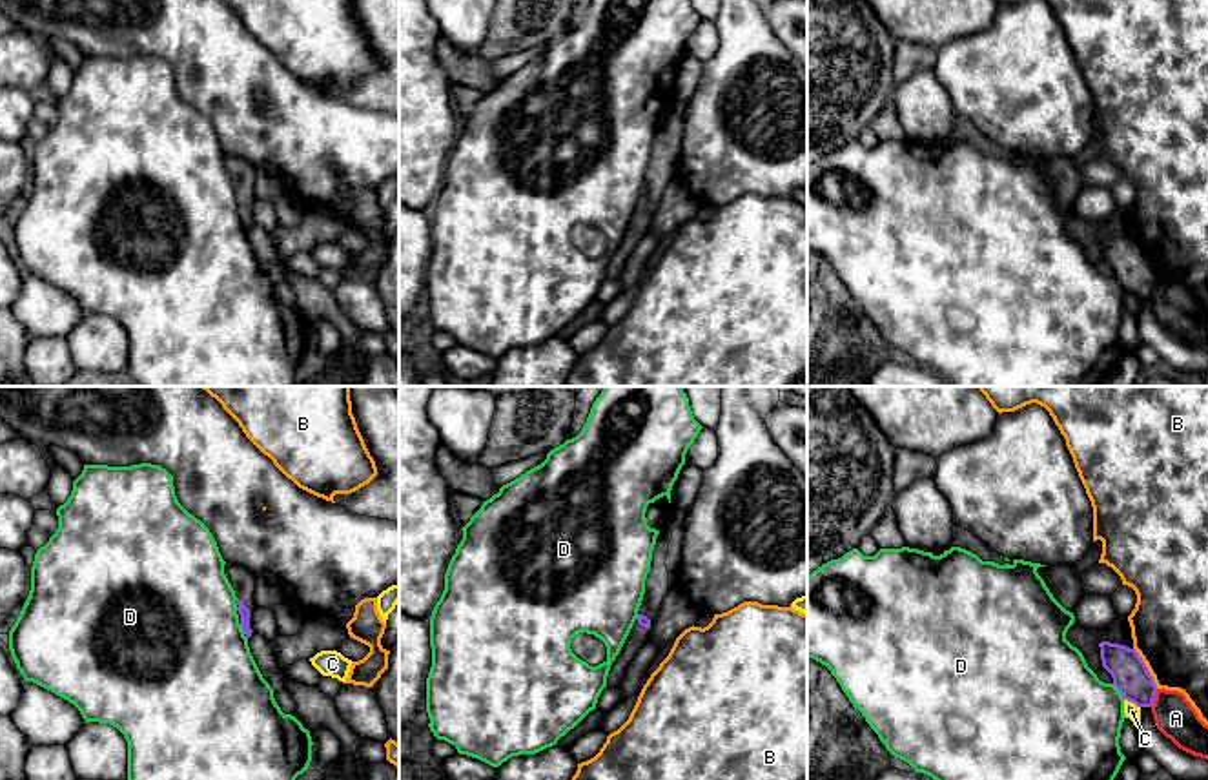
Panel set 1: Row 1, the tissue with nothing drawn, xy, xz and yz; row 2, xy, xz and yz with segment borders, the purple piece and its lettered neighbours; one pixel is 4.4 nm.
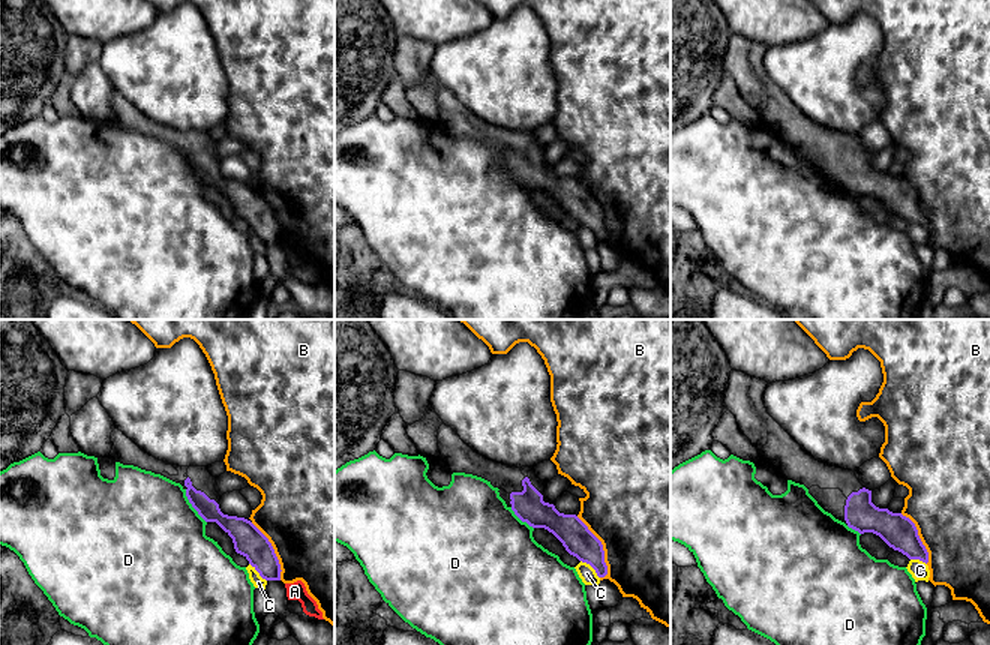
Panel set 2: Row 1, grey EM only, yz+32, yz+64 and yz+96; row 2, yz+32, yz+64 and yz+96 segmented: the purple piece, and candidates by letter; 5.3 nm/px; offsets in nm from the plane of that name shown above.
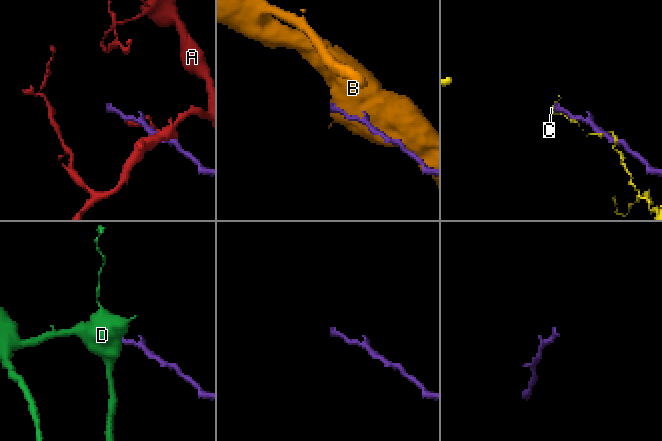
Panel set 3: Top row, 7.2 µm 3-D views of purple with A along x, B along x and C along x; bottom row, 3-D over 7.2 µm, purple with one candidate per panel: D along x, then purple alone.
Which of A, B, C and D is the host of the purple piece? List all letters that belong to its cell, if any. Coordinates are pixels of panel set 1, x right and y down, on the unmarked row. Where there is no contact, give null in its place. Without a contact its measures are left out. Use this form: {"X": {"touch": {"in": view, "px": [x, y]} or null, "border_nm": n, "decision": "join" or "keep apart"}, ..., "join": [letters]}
{"A": {"touch": {"in": "yz", "px": [1154, 290]}, "border_nm": 90, "decision": "keep apart"}, "B": {"touch": {"in": "yz", "px": [1146, 259]}, "border_nm": 220, "decision": "keep apart"}, "C": {"touch": {"in": "yz", "px": [1132, 294]}, "border_nm": 80, "decision": "keep apart"}, "D": {"touch": {"in": "yz", "px": [1119, 283]}, "border_nm": 90, "decision": "keep apart"}, "join": []}

